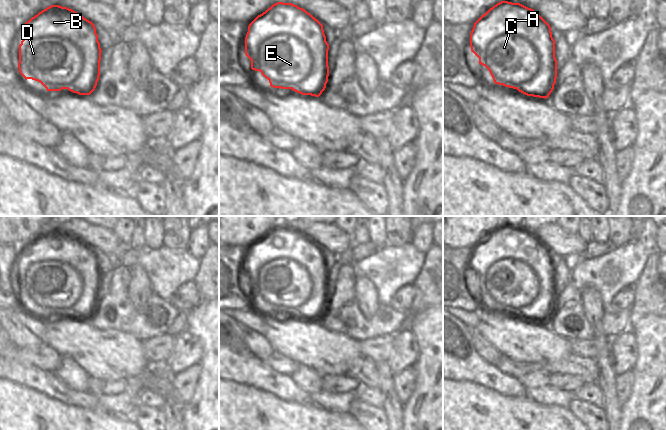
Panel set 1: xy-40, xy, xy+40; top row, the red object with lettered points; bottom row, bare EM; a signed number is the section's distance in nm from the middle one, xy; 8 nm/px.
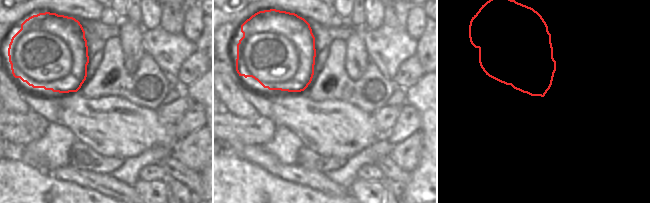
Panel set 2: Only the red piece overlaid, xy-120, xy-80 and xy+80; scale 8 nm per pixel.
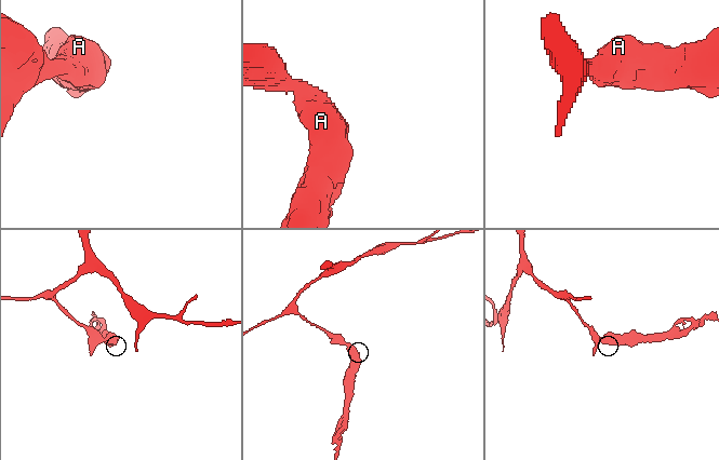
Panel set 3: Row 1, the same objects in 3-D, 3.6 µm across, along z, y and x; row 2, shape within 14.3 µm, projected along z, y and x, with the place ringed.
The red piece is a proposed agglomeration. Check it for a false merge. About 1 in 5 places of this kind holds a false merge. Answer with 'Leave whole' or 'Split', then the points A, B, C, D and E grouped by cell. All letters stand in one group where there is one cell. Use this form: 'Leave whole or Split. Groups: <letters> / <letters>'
Leave whole. Groups: A B C D E.

